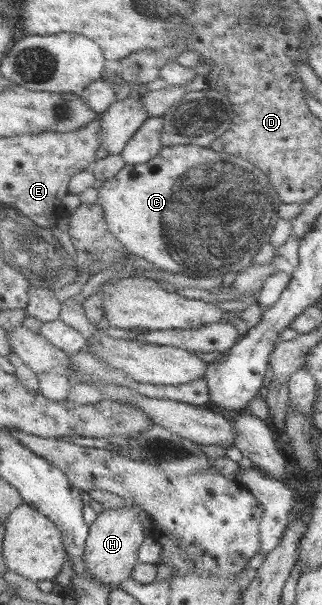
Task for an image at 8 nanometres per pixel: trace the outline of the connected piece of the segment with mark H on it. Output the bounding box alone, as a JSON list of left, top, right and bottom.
[86,505,146,589]

